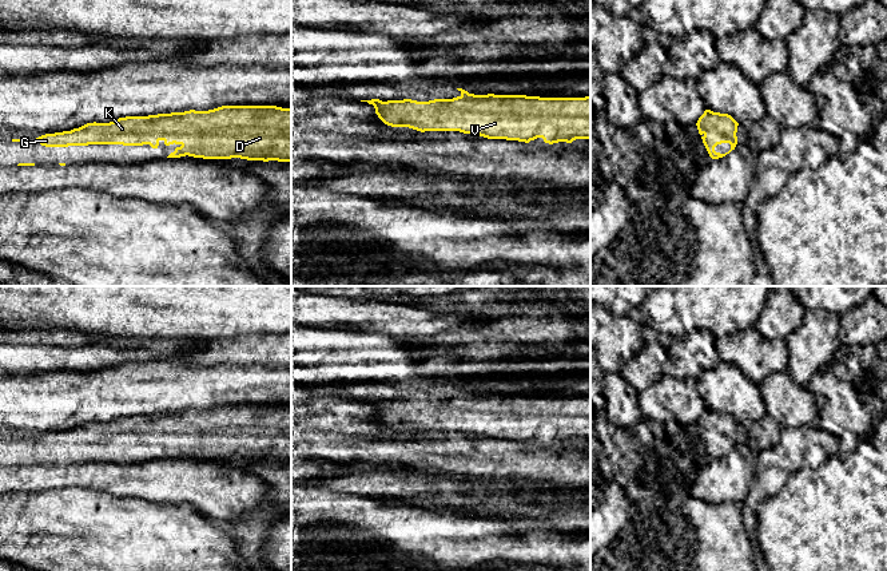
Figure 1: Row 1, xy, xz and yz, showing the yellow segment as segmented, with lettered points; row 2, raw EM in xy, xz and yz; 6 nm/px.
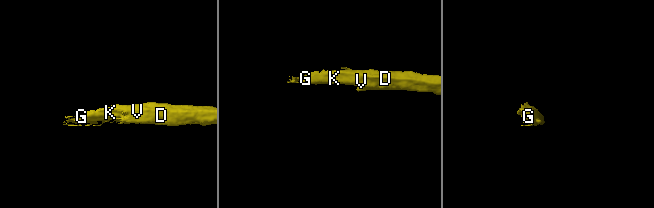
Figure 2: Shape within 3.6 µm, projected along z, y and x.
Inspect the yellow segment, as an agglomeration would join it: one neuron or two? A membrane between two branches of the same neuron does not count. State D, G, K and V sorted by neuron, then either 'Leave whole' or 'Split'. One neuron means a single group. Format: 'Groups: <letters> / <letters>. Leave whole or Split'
Groups: D G K V. Leave whole

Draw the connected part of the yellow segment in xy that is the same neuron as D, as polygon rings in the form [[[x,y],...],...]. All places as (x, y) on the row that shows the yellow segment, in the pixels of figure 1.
[[[222,106],[208,111],[184,111],[171,114],[158,114],[148,116],[126,116],[110,123],[87,123],[71,131],[45,134],[36,138],[45,147],[68,147],[68,146],[88,146],[88,144],[123,144],[123,146],[143,146],[150,144],[158,148],[163,140],[166,146],[176,144],[174,152],[167,158],[194,156],[203,159],[231,159],[240,158],[247,160],[278,160],[291,162],[291,108],[277,106]]]

